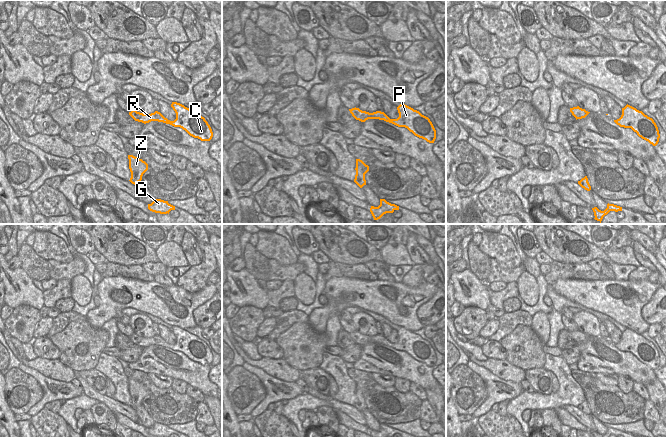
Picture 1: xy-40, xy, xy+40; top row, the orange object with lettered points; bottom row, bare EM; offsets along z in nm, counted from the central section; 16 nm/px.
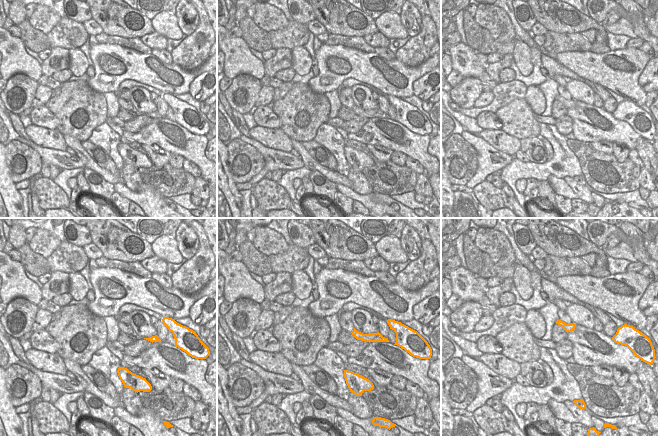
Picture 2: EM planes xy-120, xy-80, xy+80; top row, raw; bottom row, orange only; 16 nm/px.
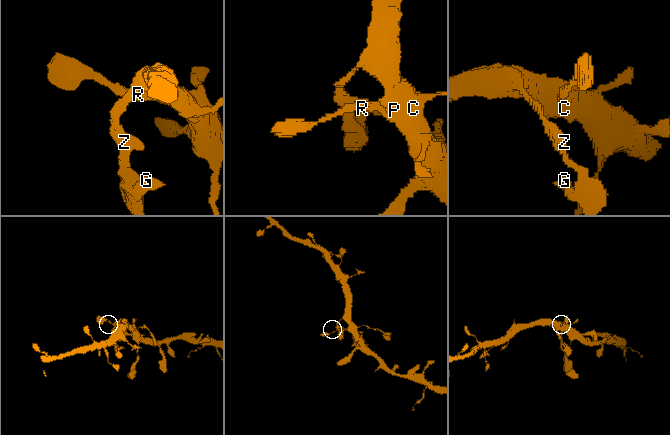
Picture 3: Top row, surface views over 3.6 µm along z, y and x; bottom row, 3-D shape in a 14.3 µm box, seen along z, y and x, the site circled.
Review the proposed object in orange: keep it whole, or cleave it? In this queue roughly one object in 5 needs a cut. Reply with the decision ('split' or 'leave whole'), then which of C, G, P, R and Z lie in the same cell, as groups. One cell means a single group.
leave whole; groups C G P R Z

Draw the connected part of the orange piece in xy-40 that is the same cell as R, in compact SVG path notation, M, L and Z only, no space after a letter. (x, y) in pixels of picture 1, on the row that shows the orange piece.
M172 102L171 107L176 113L176 119L174 121L168 120L158 111L151 114L143 114L133 109L129 112L129 115L135 121L142 122L144 124L151 121L158 121L170 124L174 127L180 127L190 136L198 138L201 141L210 141L212 139L212 129L204 117L177 102Z

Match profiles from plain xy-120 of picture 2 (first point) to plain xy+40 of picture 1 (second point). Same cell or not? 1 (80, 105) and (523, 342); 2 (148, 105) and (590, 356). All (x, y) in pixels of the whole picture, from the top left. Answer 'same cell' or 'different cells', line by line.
1: same cell
2: different cells

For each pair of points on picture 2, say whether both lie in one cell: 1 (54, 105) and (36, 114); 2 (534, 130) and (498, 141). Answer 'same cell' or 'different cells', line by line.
1: different cells
2: different cells

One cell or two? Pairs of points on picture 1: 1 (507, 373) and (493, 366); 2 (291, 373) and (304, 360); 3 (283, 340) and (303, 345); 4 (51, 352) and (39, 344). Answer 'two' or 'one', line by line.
1: one
2: two
3: one
4: one

